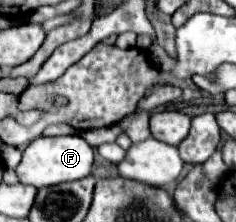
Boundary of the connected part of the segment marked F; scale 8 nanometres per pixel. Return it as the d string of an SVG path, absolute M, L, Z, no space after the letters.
M80 135L38 137L24 149L22 161L16 167L16 175L22 183L34 185L34 187L50 187L50 185L88 177L92 171L92 165L94 165L94 151Z

